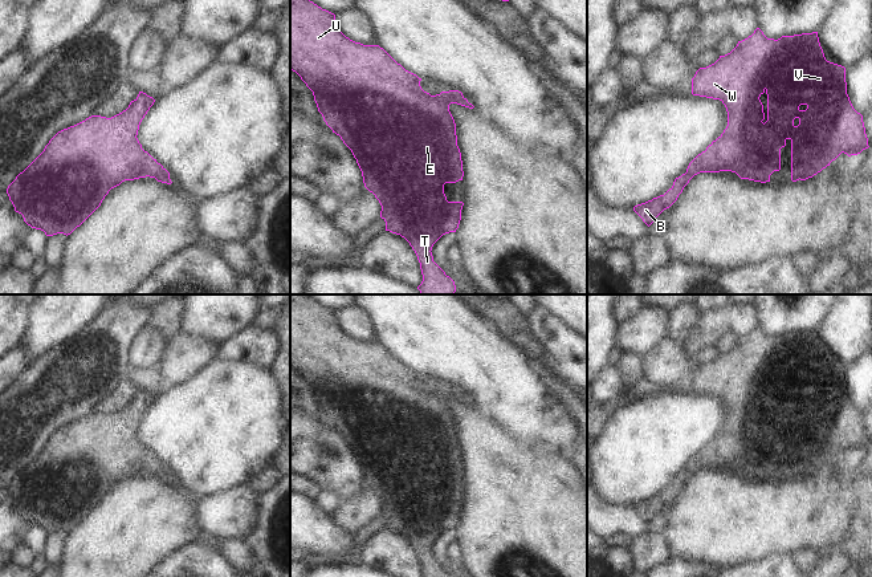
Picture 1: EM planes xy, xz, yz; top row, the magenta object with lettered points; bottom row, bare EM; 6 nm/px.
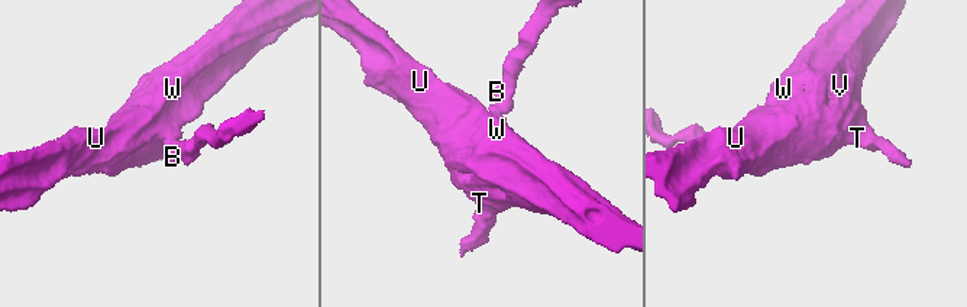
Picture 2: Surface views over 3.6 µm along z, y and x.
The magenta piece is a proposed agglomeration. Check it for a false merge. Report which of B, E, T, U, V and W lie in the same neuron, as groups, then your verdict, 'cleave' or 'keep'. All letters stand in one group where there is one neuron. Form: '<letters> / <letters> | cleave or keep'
B E T U V W | keep

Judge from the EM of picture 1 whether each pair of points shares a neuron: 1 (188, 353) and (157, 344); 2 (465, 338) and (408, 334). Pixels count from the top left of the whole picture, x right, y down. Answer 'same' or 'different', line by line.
1: different
2: same

